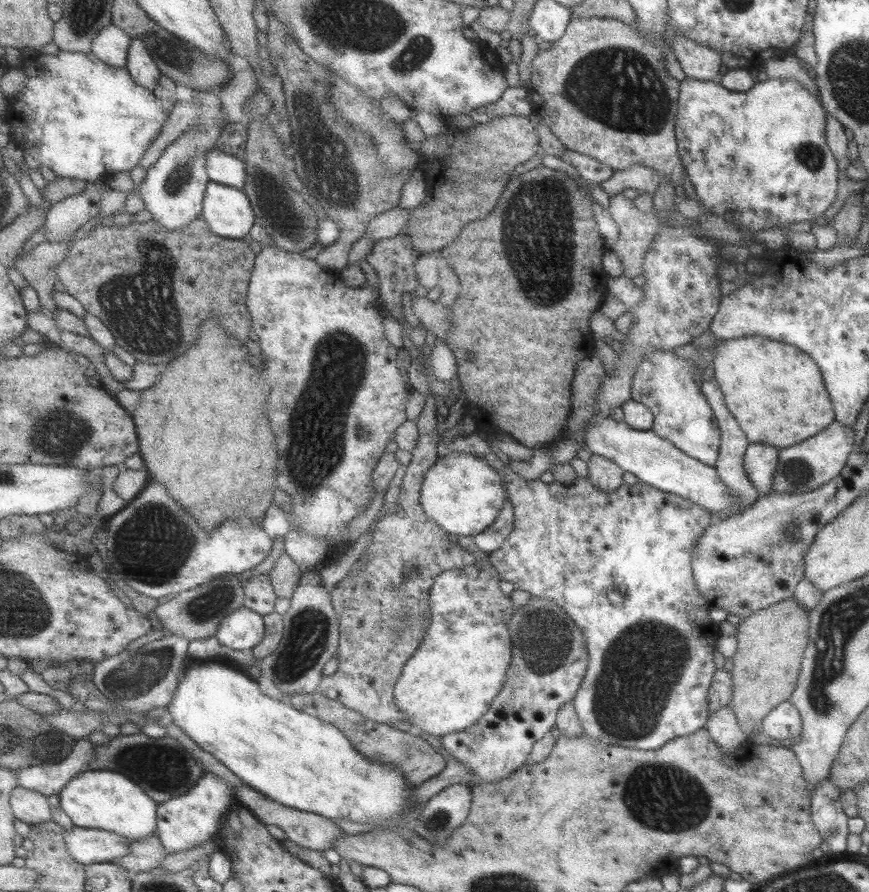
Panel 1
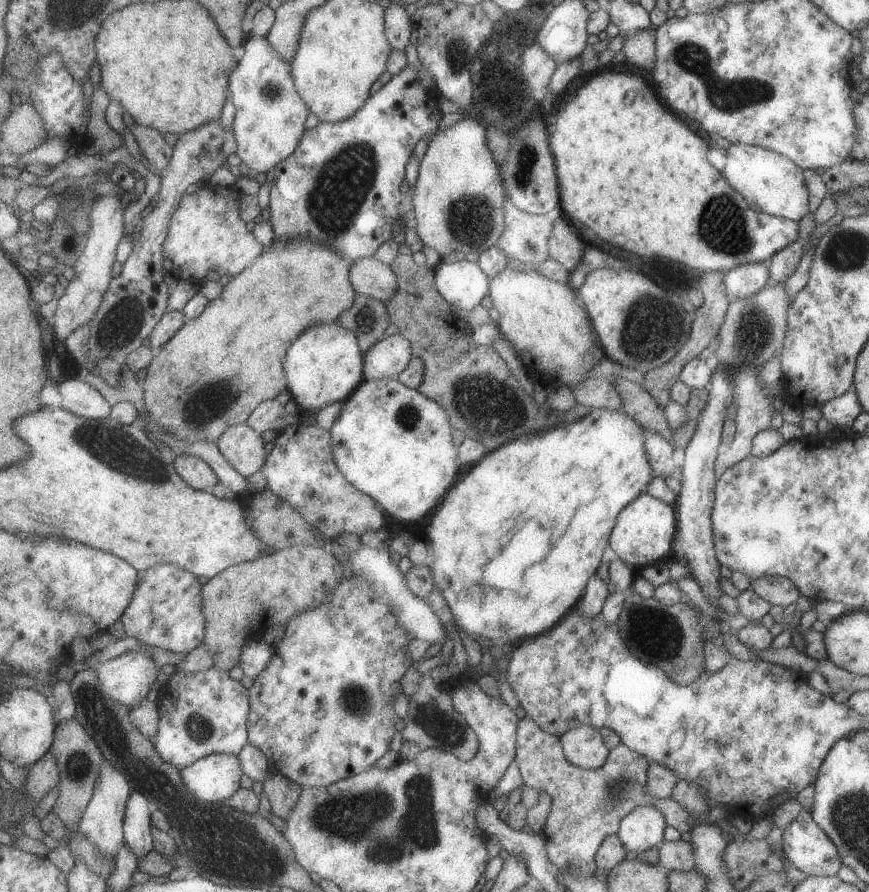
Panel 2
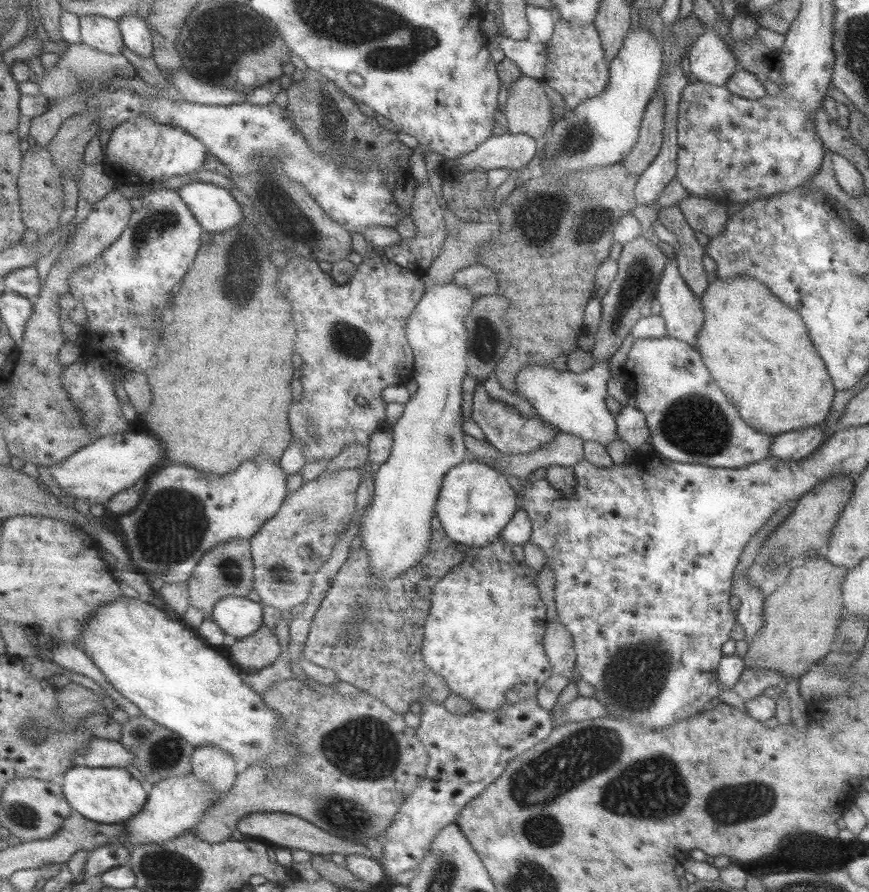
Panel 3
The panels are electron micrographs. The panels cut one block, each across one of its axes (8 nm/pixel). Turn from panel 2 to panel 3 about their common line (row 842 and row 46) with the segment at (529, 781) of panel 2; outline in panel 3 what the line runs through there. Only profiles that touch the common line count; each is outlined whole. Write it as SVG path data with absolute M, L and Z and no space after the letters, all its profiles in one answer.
M570 20L557 21L546 49L549 62L542 80L563 96L568 111L574 111L585 101L597 97L609 84L610 62L605 59L601 37L593 23L585 26Z

